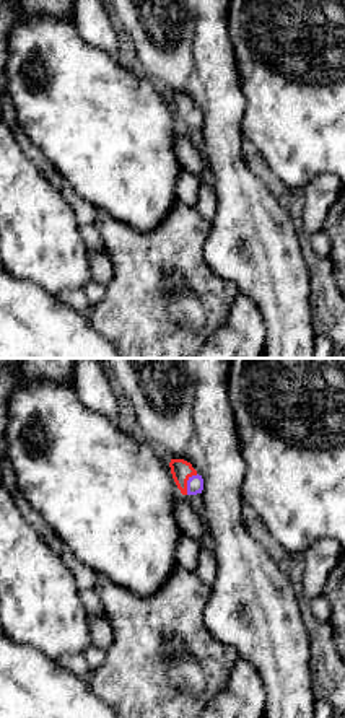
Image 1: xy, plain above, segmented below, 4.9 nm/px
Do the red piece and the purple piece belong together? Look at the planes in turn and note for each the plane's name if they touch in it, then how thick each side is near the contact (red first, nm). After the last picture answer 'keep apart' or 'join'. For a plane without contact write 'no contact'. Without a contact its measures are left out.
contact in xy; calibres 100 and 80 nm

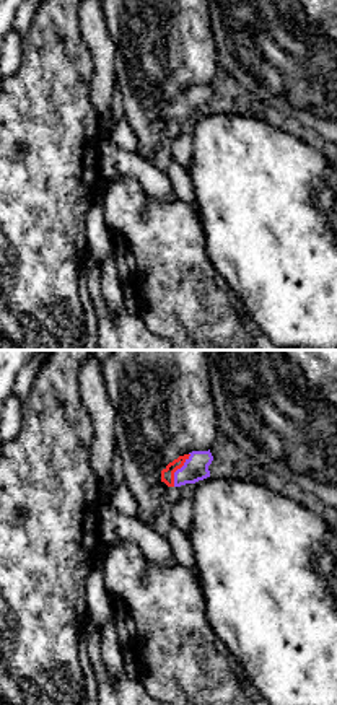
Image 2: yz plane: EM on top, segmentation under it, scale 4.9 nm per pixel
contact in yz; calibres 60 and 120 nm

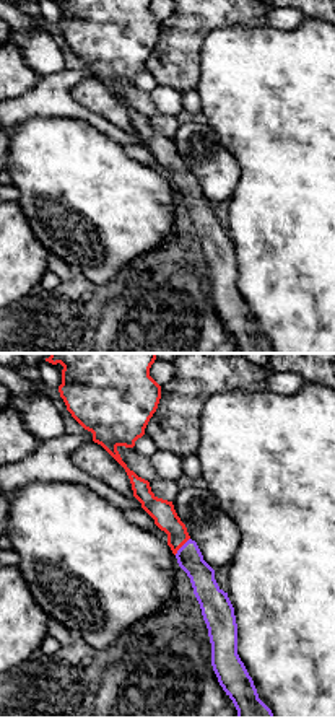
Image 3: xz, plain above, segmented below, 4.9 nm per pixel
contact in xz; calibres 120 and 130 nm

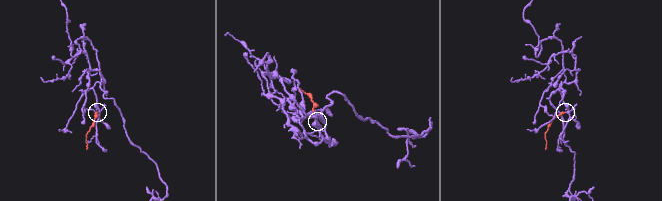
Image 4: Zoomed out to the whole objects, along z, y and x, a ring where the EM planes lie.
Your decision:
join

